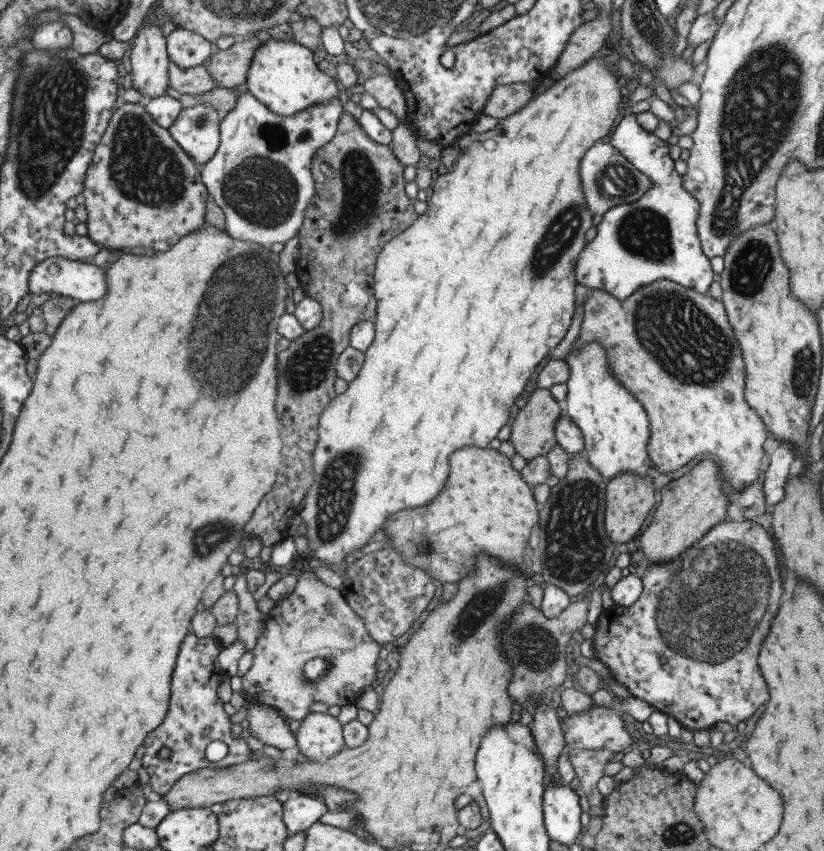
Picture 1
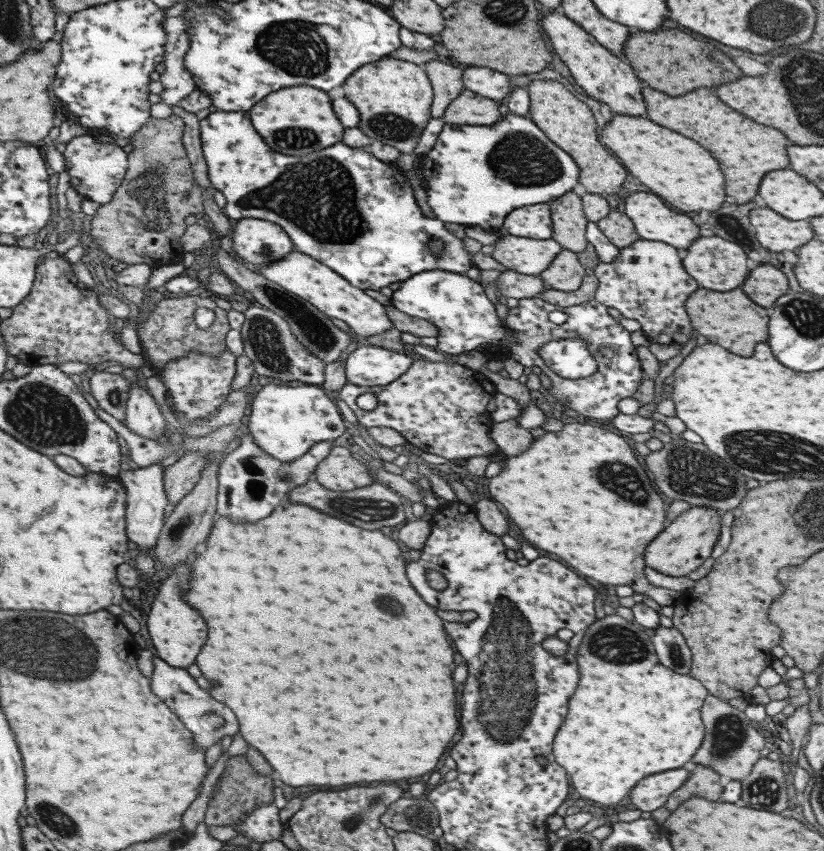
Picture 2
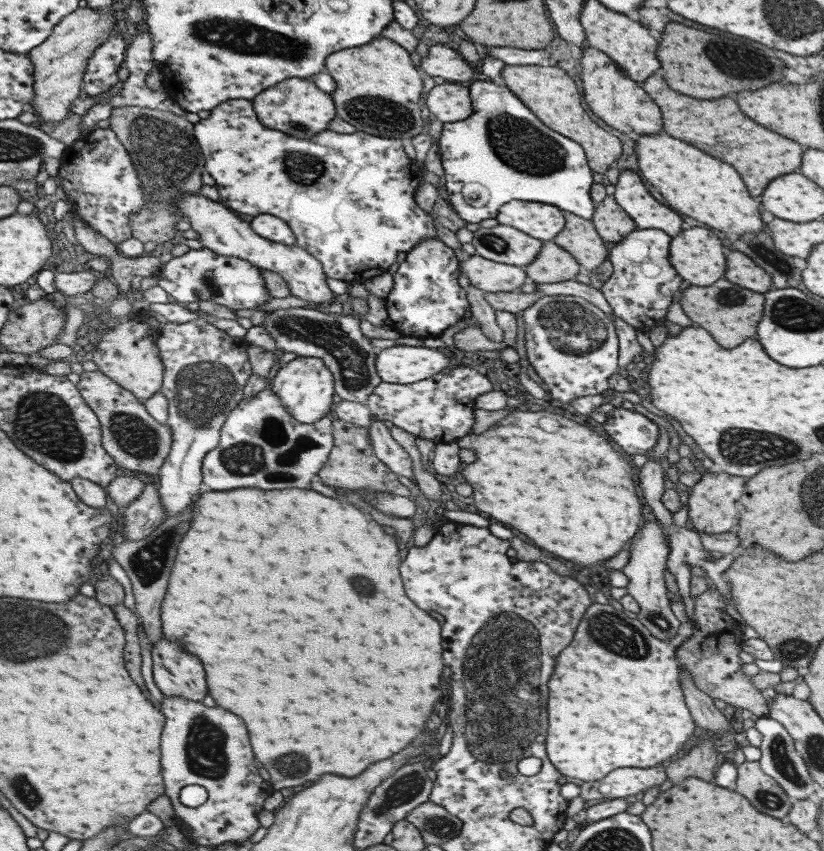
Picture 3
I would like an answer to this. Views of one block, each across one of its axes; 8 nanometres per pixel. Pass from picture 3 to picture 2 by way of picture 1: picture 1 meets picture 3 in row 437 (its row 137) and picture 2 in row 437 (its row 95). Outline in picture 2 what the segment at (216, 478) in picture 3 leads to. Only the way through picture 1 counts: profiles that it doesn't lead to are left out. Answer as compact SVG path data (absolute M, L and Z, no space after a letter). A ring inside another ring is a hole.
M251 435L238 438L231 445L232 451L225 454L218 467L216 514L251 524L269 516L285 494L314 475L315 466L327 457L334 442L335 440L317 442L303 454L303 457L291 463L279 463L266 456L267 454L253 442Z

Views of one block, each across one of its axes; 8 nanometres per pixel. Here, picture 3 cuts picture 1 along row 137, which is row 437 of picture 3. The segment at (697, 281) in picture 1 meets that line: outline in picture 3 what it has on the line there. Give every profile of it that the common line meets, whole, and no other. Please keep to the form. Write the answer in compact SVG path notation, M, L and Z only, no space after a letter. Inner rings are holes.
M613 408L602 426L614 446L630 456L645 456L657 443L658 426L635 411Z

